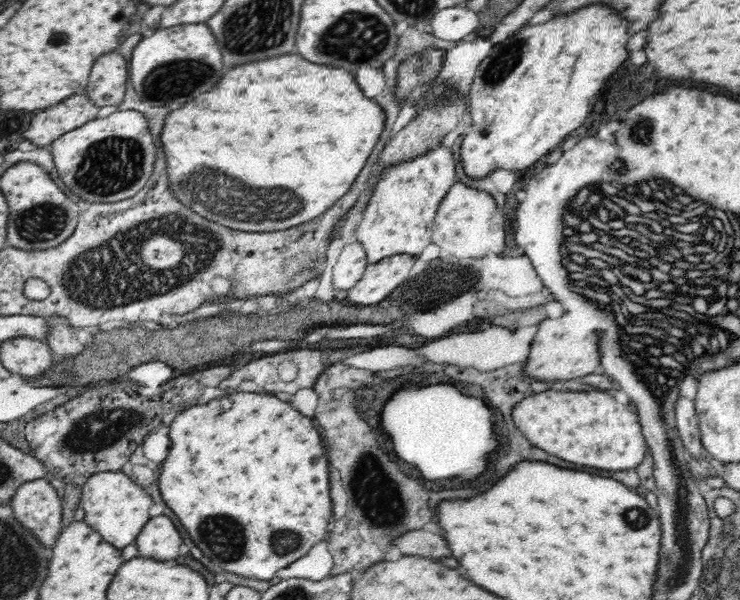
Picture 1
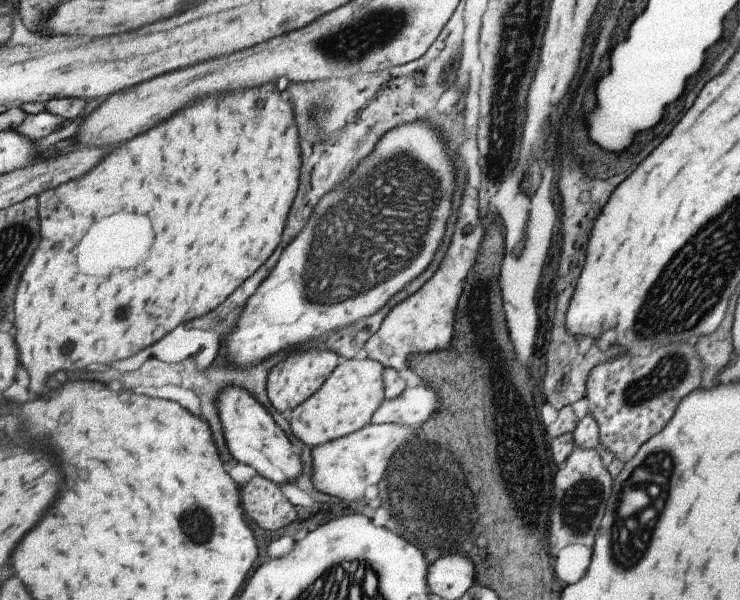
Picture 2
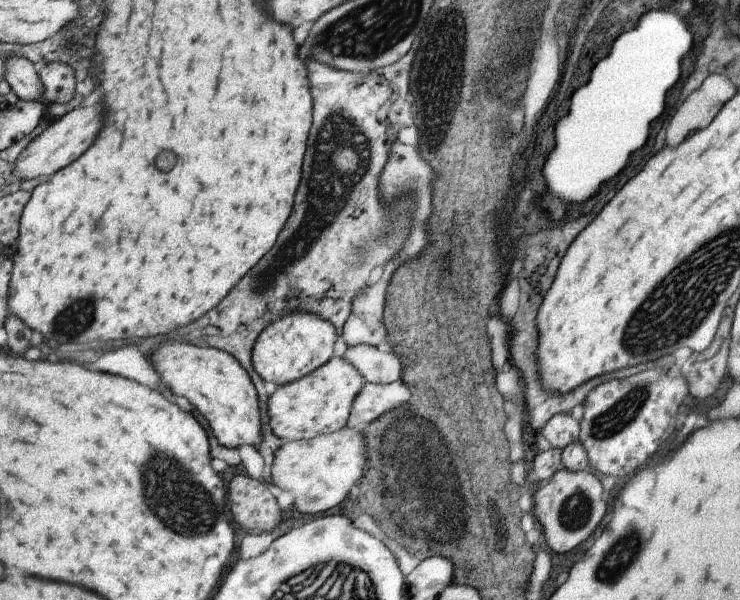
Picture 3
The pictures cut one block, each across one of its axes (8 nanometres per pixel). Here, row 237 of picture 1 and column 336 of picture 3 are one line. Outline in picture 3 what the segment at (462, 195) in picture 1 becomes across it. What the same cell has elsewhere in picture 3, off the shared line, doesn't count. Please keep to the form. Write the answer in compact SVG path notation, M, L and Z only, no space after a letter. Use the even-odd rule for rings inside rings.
M341 430L337 432L320 434L307 440L287 440L275 448L273 460L269 468L269 480L275 491L285 490L294 496L293 507L302 514L319 514L333 506L337 506L351 490L351 486L363 476L367 468L367 450L365 440L360 431Z

